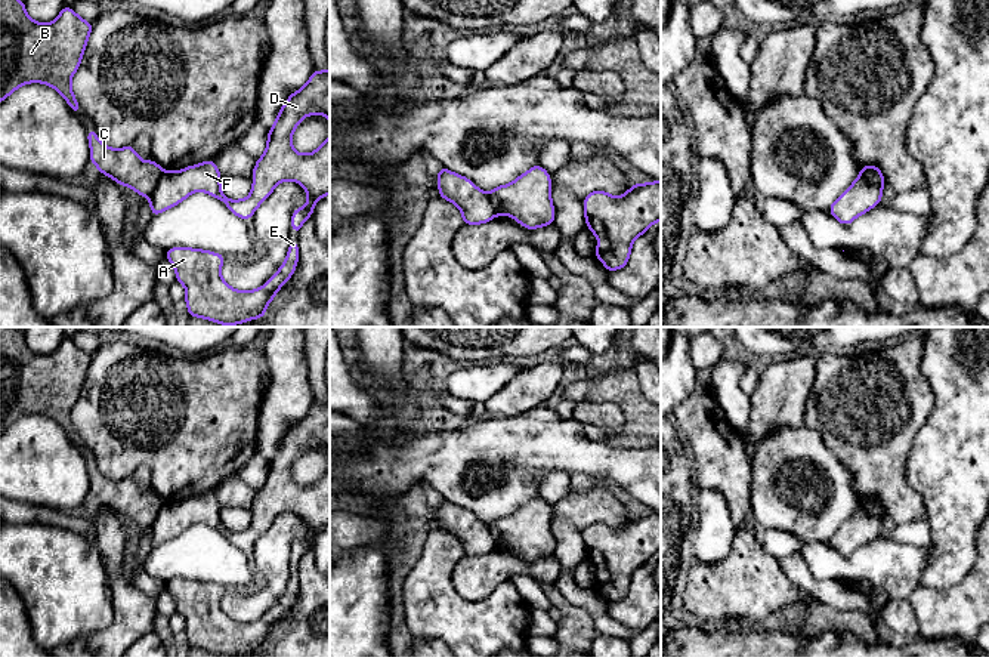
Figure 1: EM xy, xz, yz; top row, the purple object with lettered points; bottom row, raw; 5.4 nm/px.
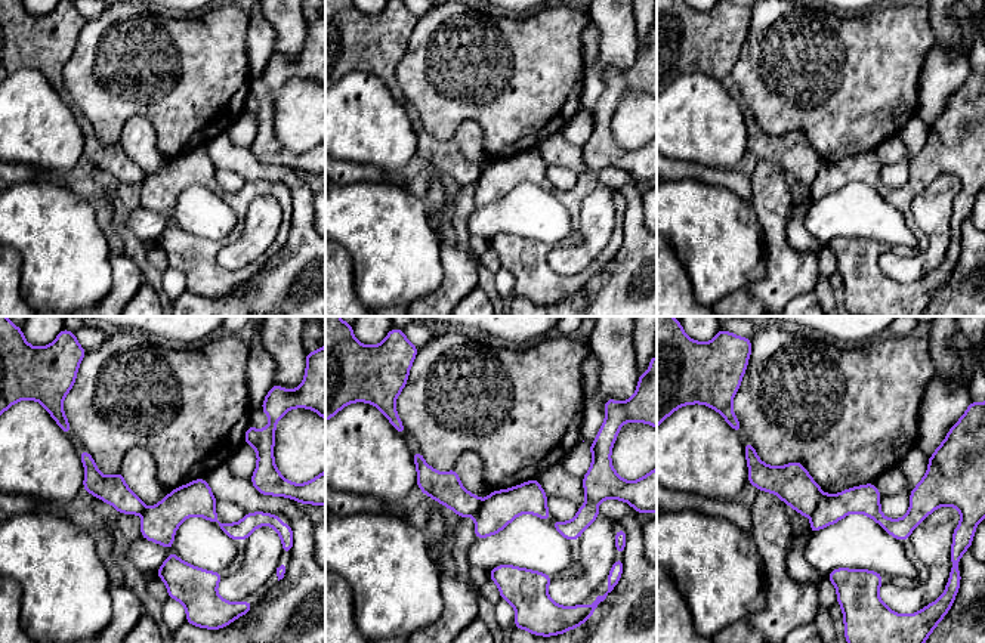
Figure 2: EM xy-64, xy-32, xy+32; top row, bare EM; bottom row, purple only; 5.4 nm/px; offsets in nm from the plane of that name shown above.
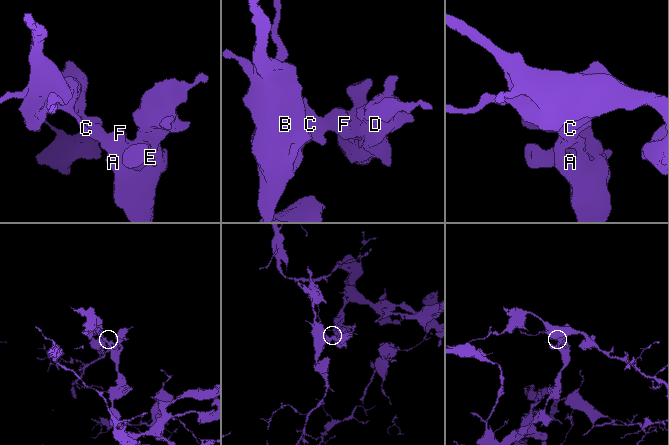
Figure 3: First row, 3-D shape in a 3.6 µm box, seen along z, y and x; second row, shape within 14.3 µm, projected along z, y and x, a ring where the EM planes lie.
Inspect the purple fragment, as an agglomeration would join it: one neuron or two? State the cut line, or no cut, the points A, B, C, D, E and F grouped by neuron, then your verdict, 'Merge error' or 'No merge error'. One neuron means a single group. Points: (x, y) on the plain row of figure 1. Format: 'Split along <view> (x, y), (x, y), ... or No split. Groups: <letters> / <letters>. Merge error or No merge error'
Split along xy (164, 502), (148, 529). Groups: A D E F / B C. Merge error

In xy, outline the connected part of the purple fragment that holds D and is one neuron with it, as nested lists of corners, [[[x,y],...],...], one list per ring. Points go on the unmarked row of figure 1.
[[[330,400],[325,402],[312,402],[307,414],[291,425],[276,447],[272,460],[268,463],[268,476],[265,485],[256,493],[253,502],[253,519],[244,531],[229,531],[220,521],[220,505],[214,491],[201,496],[188,497],[177,503],[163,503],[154,524],[148,528],[152,548],[182,534],[192,524],[203,522],[223,533],[228,540],[239,550],[251,550],[254,542],[271,527],[275,518],[282,512],[299,513],[306,525],[307,536],[296,540],[291,546],[291,561],[299,565],[305,552],[313,546],[313,537],[324,527],[330,525],[330,468],[318,481],[310,485],[299,485],[291,476],[291,466],[306,447],[324,445],[330,453]]]

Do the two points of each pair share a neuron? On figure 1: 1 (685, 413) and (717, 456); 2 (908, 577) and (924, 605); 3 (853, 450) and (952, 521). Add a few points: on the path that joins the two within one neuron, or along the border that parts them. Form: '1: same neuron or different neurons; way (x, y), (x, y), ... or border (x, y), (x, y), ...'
1: same neuron; way (695, 423), (717, 446)
2: different neurons; border (921, 583), (906, 598)
3: different neurons; border (905, 468), (905, 481), (921, 497), (926, 520)

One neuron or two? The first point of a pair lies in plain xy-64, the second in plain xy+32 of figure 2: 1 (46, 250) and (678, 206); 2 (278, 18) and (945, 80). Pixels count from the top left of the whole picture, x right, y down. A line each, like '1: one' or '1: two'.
1: one
2: one

